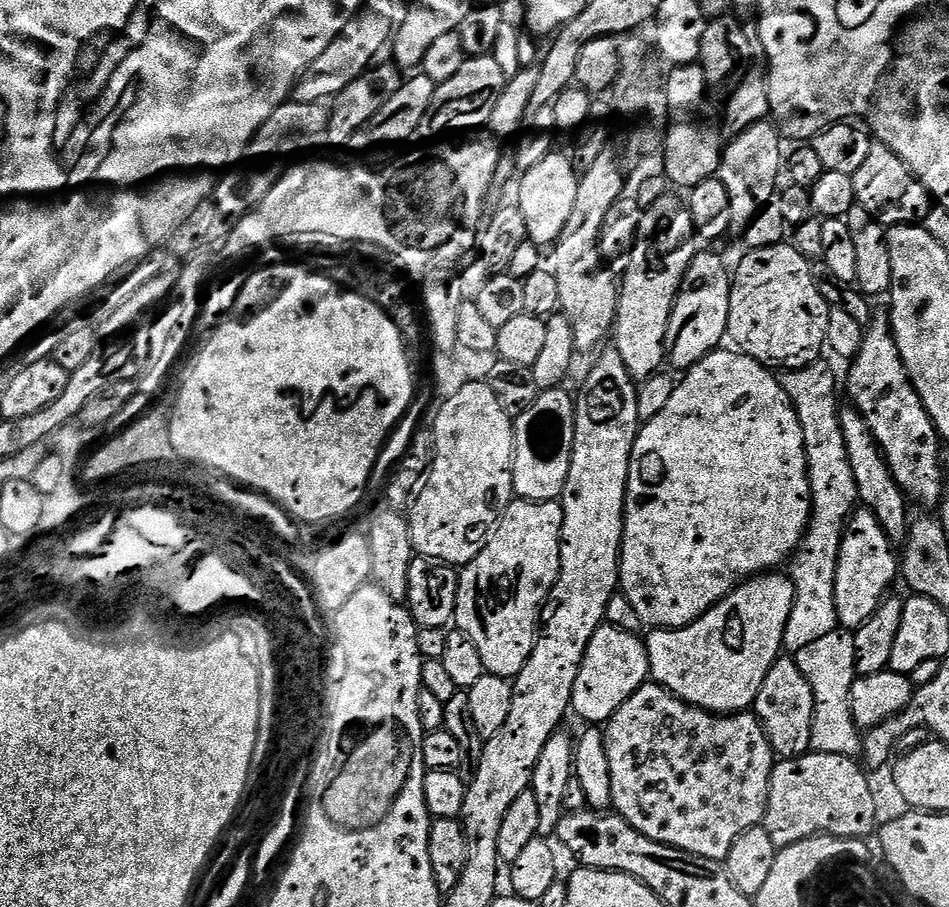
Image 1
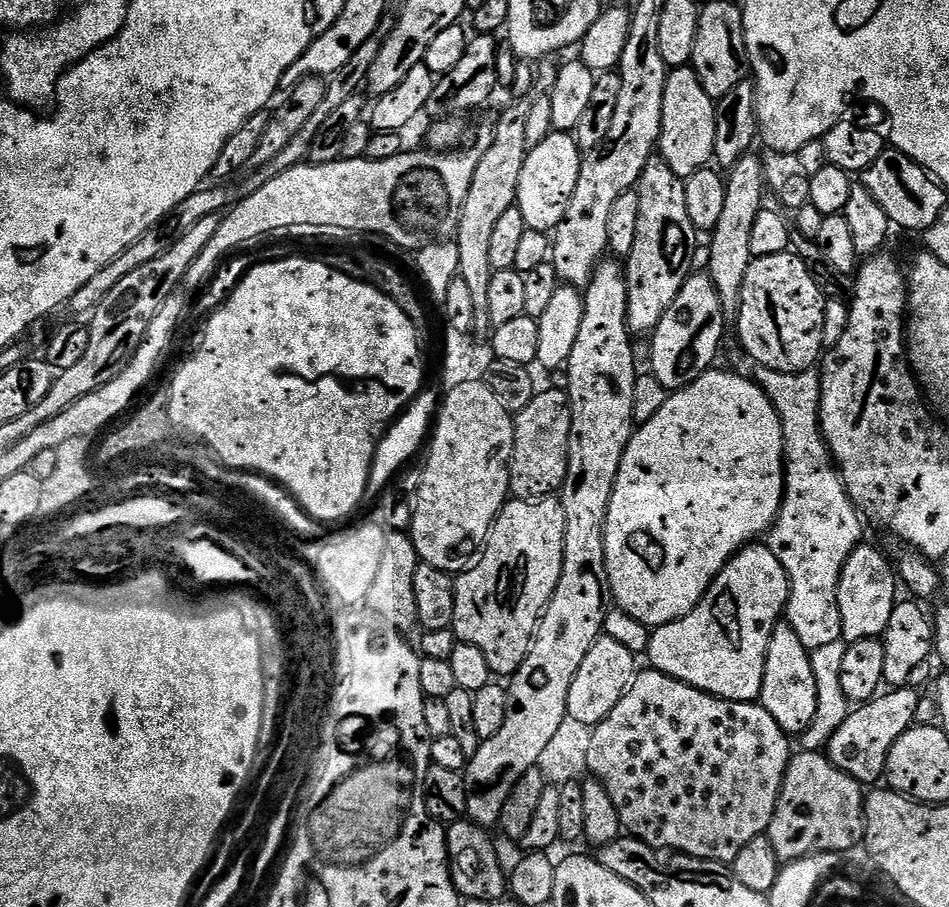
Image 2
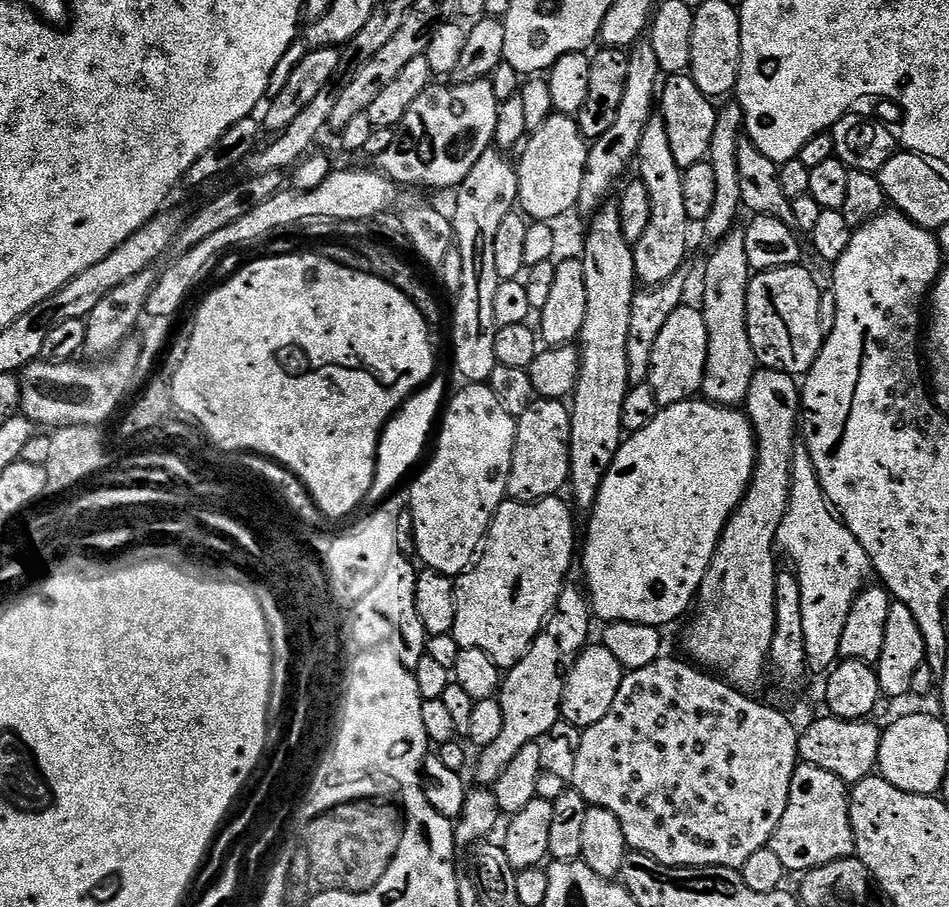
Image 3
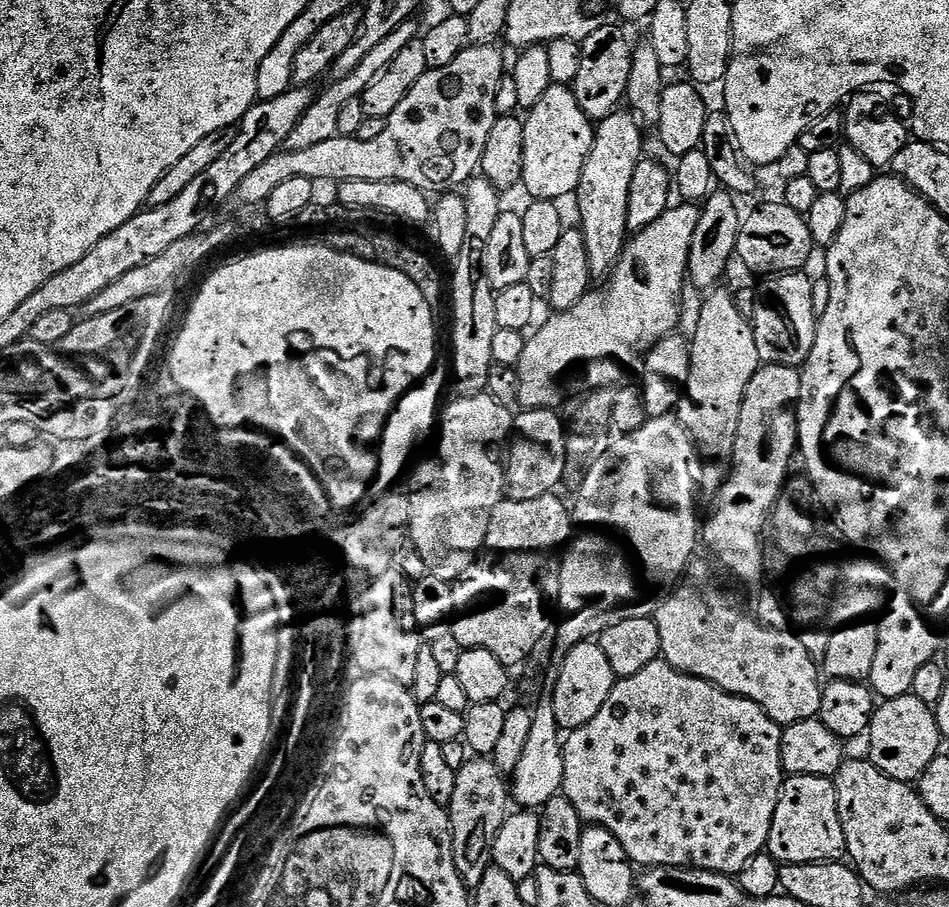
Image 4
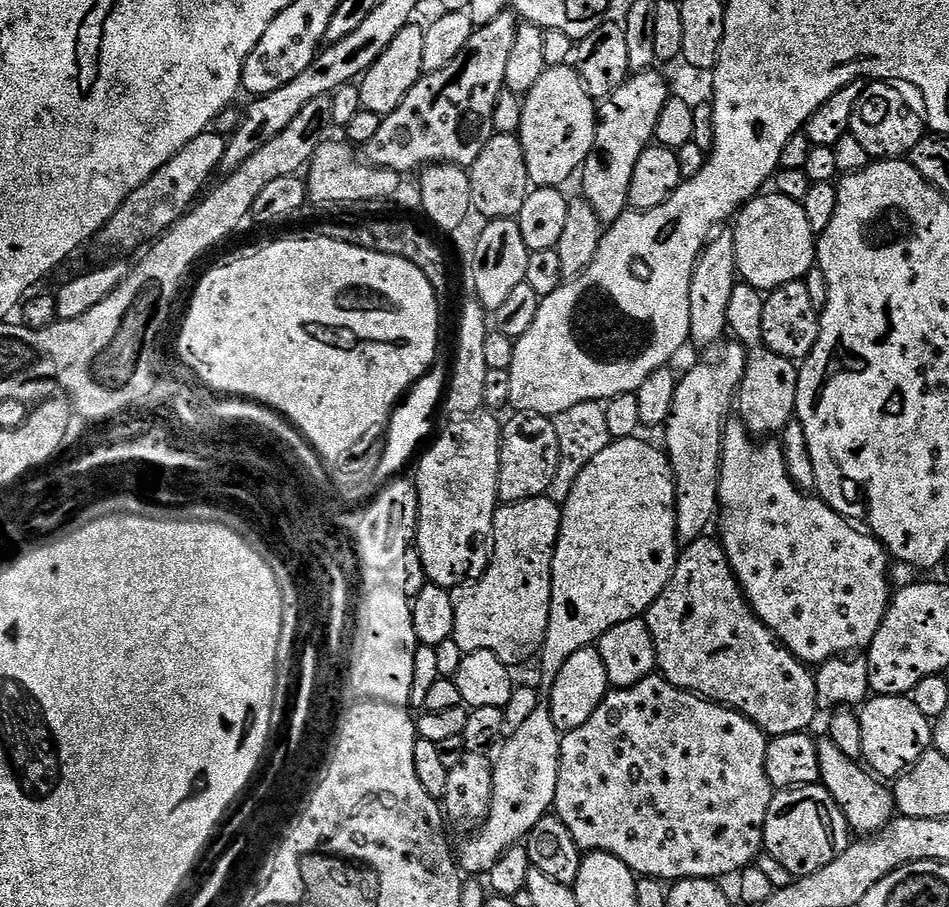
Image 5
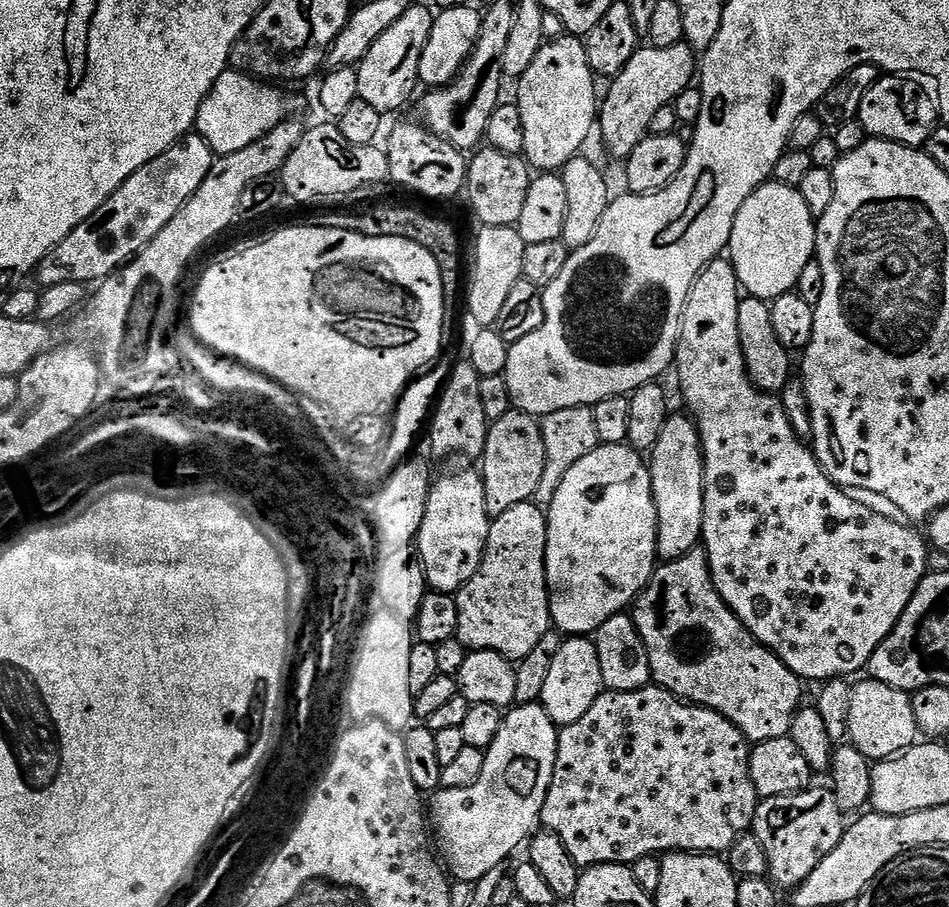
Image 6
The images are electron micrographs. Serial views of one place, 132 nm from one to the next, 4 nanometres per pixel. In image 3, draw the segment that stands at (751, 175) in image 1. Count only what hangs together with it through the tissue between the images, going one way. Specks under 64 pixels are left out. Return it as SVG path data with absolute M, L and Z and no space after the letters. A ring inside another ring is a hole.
M743 231L729 232L711 251L707 257L706 292L702 303L708 331L708 357L700 392L703 399L709 400L711 404L740 406L747 401L750 382L758 371L756 355L750 346L748 333L746 298L750 269Z

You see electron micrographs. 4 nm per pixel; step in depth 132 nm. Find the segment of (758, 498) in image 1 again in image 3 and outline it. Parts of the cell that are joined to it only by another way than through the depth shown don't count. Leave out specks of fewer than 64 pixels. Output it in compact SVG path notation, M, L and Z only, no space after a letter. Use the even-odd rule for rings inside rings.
M703 398L683 400L677 404L661 407L660 413L642 430L631 433L621 443L616 451L614 462L604 476L600 489L596 495L596 503L590 509L592 517L588 520L588 533L582 536L582 556L584 552L584 580L592 615L600 622L634 622L646 626L665 626L671 620L676 620L684 611L693 607L697 599L702 578L706 578L706 570L712 561L712 555L726 522L736 511L740 499L744 496L749 482L752 480L752 471L756 465L756 436L752 432L752 423L743 411L723 404L711 404Z

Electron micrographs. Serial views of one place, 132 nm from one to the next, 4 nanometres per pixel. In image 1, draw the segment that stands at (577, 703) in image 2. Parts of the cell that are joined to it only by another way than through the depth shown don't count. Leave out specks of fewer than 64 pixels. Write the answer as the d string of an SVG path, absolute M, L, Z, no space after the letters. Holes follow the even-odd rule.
M605 622L594 638L590 638L590 646L586 646L582 666L574 682L571 711L588 720L584 722L589 725L603 725L618 710L618 706L634 694L634 690L649 683L649 680L647 643L637 633L618 630Z

